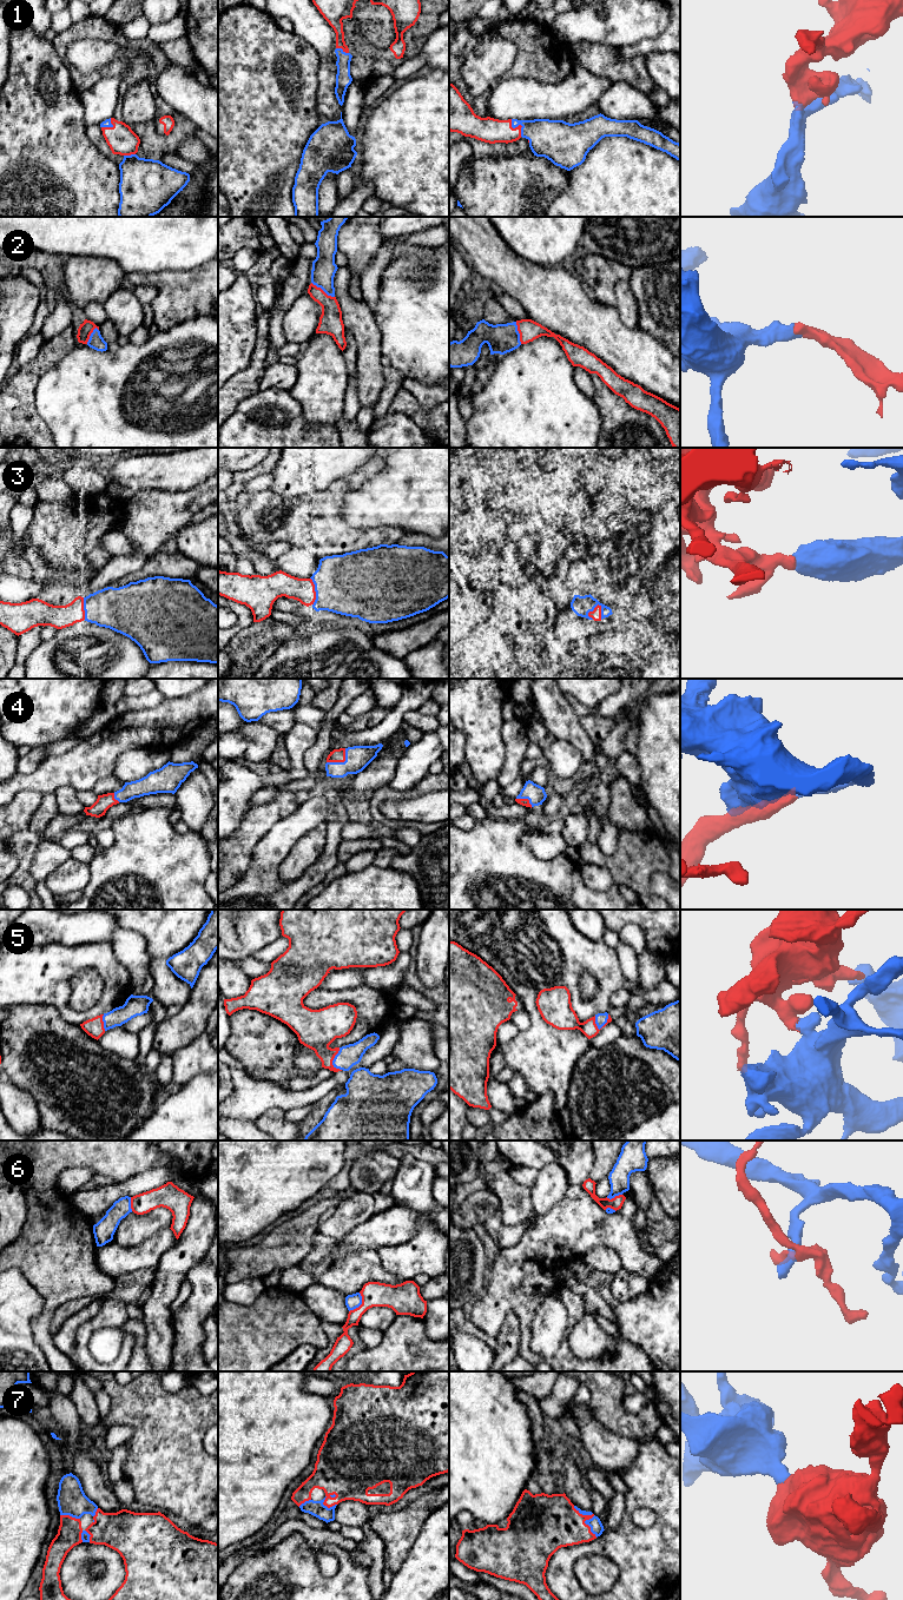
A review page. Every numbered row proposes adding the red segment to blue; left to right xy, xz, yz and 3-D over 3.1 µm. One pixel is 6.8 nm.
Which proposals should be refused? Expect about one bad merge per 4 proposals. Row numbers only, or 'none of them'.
6

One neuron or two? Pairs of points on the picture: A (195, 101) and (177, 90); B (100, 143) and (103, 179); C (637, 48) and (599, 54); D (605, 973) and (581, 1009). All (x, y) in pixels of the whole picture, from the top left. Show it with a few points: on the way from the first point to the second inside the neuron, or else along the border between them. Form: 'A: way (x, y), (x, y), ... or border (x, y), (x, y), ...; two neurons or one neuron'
A: way (190, 98), (182, 90); one neuron
B: border (86, 127), (89, 138), (118, 165); two neurons
C: border (614, 48), (620, 59), (631, 59), (644, 54); two neurons
D: way (605, 984), (605, 992), (592, 1005); one neuron

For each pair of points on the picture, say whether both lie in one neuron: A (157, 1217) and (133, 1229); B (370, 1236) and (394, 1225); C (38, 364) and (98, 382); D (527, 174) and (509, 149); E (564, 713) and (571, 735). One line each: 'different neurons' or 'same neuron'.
A: same neuron
B: same neuron
C: different neurons
D: different neurons
E: same neuron

